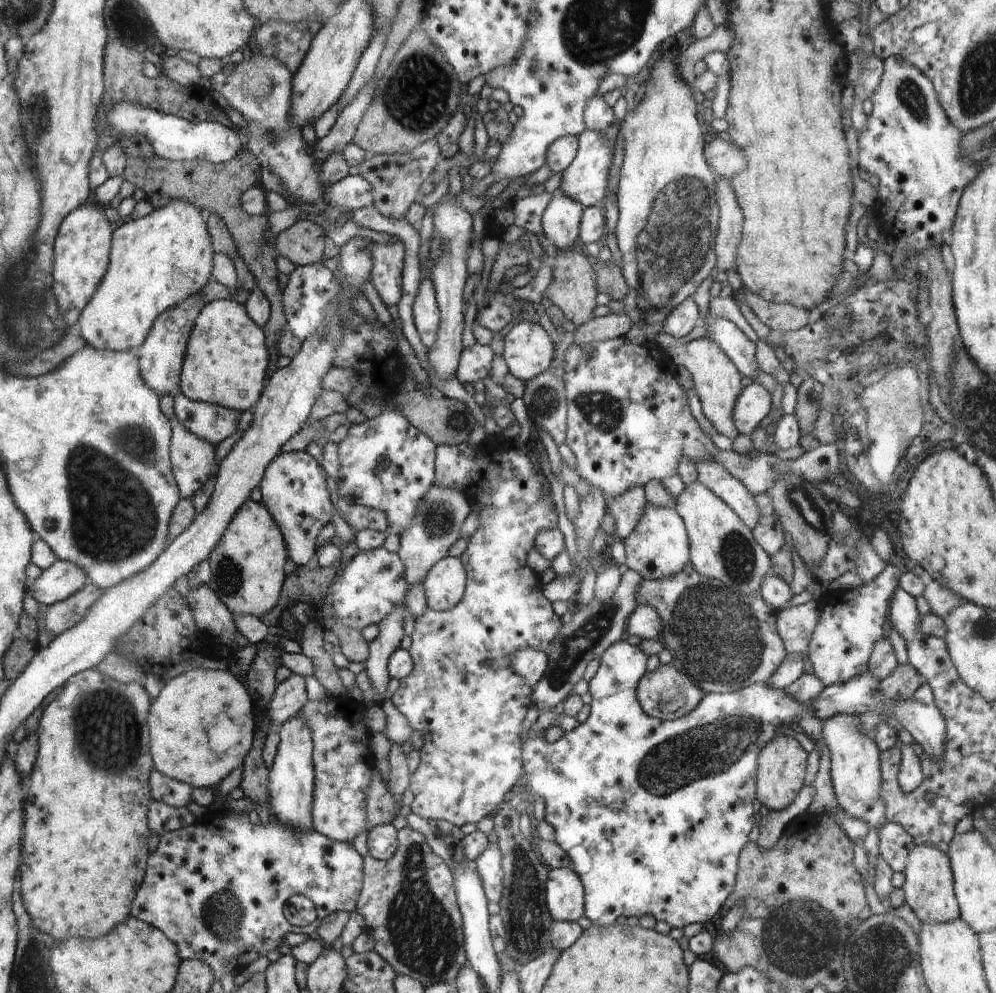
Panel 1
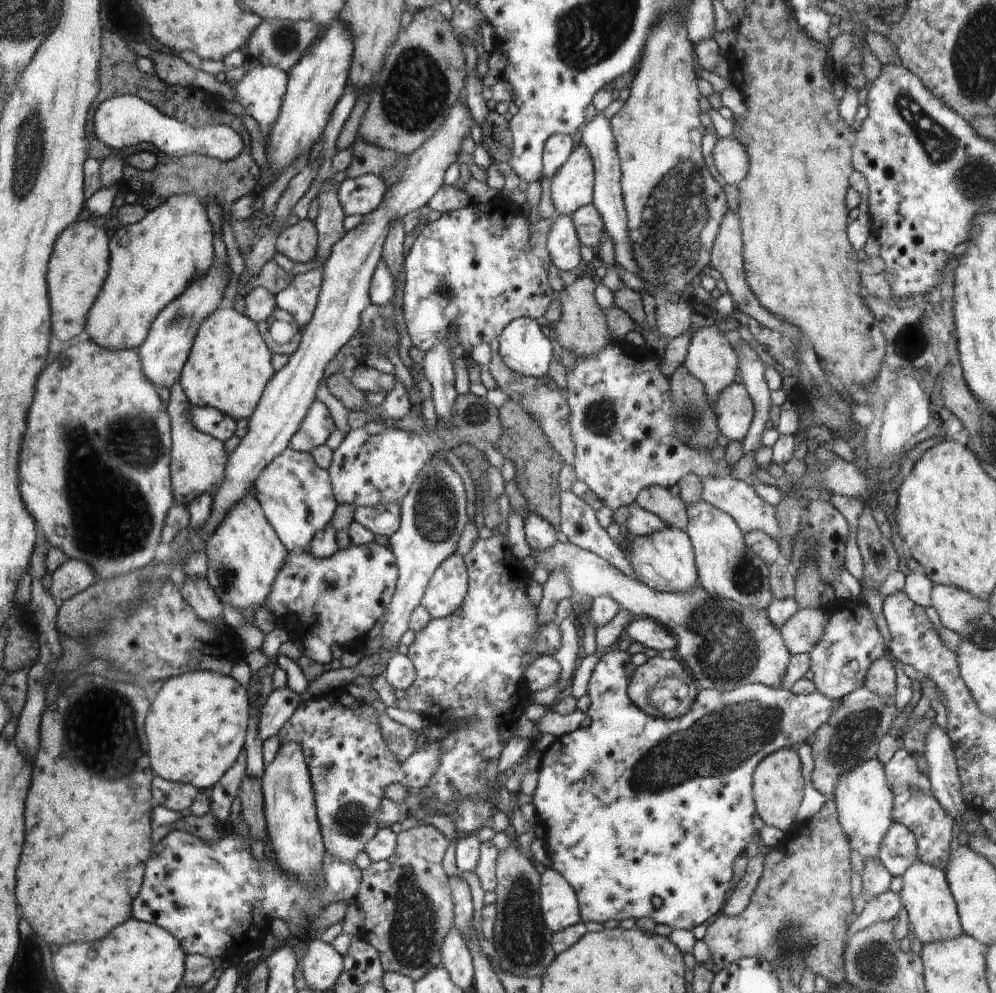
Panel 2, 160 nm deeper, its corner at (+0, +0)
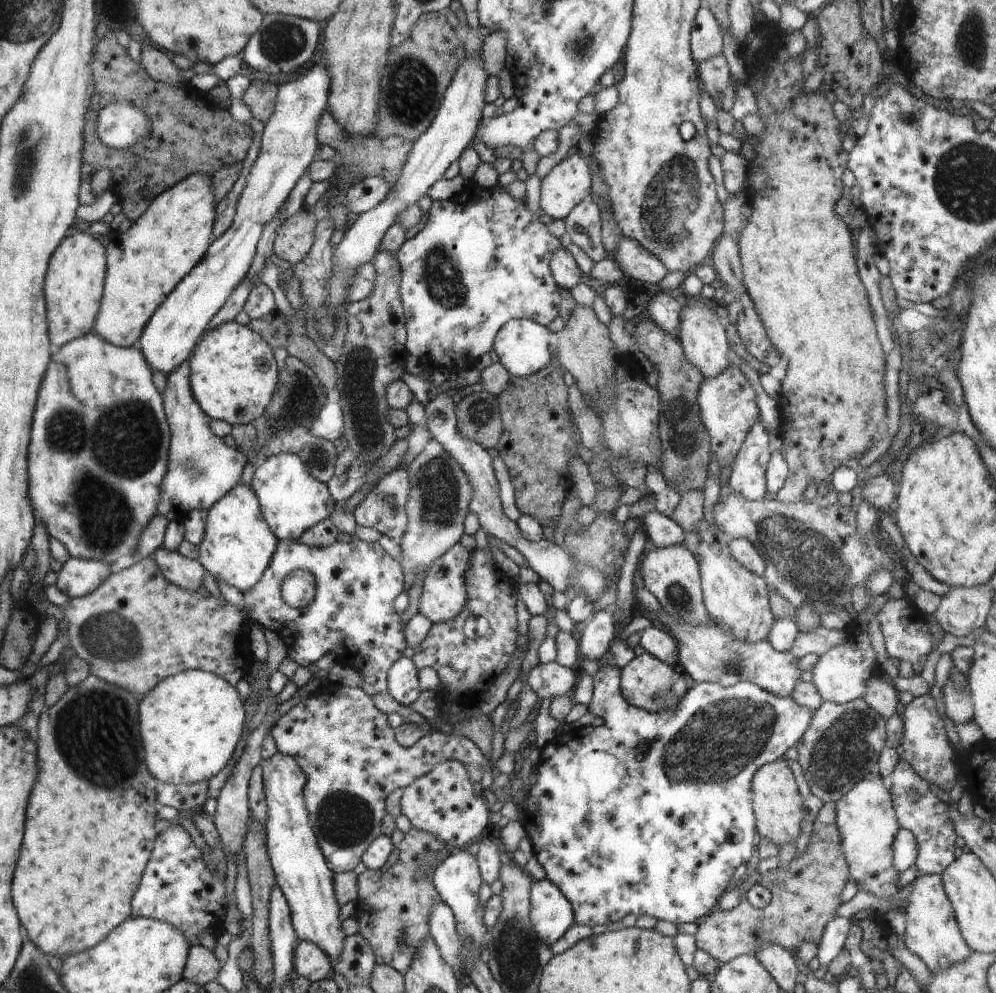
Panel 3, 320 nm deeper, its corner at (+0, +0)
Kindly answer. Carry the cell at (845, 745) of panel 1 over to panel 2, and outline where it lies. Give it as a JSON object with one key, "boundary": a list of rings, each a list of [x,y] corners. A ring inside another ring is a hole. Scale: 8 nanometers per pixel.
{"boundary":[[[877,759],[858,765],[843,776],[832,796],[837,806],[837,817],[852,849],[864,861],[879,858],[880,845],[884,835],[891,828],[893,811],[893,792],[887,783],[885,770]]]}

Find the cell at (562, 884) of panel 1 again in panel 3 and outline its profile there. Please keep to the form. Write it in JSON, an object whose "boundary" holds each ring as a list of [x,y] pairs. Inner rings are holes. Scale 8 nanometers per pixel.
{"boundary":[[[546,878],[531,884],[529,895],[533,931],[547,947],[552,948],[574,924],[573,906],[563,891]]]}

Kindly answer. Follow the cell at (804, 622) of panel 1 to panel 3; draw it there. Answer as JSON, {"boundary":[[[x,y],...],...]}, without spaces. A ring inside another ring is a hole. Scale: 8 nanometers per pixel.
{"boundary":[[[820,625],[810,633],[800,633],[795,638],[790,652],[797,658],[802,658],[810,653],[823,655],[832,647],[840,645],[845,640],[844,630],[826,629]]]}

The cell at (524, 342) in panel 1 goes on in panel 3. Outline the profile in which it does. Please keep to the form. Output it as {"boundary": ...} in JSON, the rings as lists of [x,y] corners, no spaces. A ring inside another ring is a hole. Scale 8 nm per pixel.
{"boundary":[[[511,319],[499,330],[494,352],[510,376],[534,375],[550,360],[548,330],[530,319]]]}

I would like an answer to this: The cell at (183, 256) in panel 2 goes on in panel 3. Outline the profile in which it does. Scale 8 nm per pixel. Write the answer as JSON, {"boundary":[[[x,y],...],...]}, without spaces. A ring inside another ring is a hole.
{"boundary":[[[197,172],[188,175],[184,180],[165,190],[164,194],[154,198],[152,206],[147,206],[148,214],[144,214],[144,218],[137,218],[126,232],[114,234],[114,243],[106,246],[108,270],[103,286],[103,306],[99,310],[92,332],[119,347],[138,345],[138,340],[156,309],[208,250],[212,224],[216,216],[214,195],[212,178],[206,173]]]}

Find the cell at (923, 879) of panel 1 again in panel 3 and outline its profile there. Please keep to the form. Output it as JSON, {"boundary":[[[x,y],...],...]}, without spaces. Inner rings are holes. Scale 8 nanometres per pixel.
{"boundary":[[[941,875],[918,876],[914,880],[914,888],[906,902],[903,940],[908,950],[928,966],[930,976],[933,977],[940,971],[964,962],[973,953],[962,938],[957,920],[954,918],[952,903],[945,893]]]}

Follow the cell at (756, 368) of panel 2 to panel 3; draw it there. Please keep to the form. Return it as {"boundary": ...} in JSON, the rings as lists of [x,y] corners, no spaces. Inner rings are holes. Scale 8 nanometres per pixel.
{"boundary":[[[760,417],[751,426],[731,466],[729,487],[747,501],[759,501],[766,496],[765,472],[771,450],[768,432]]]}

